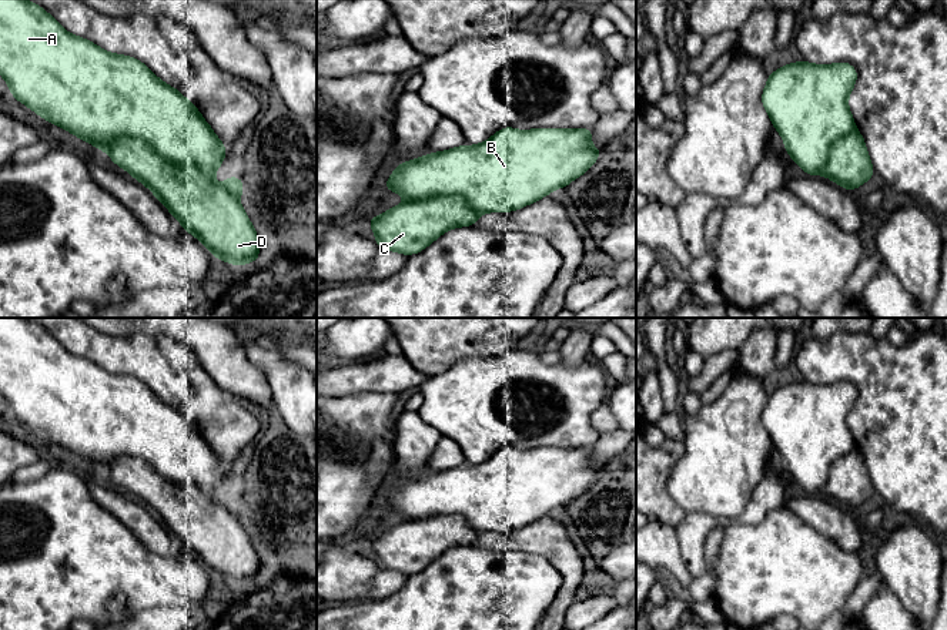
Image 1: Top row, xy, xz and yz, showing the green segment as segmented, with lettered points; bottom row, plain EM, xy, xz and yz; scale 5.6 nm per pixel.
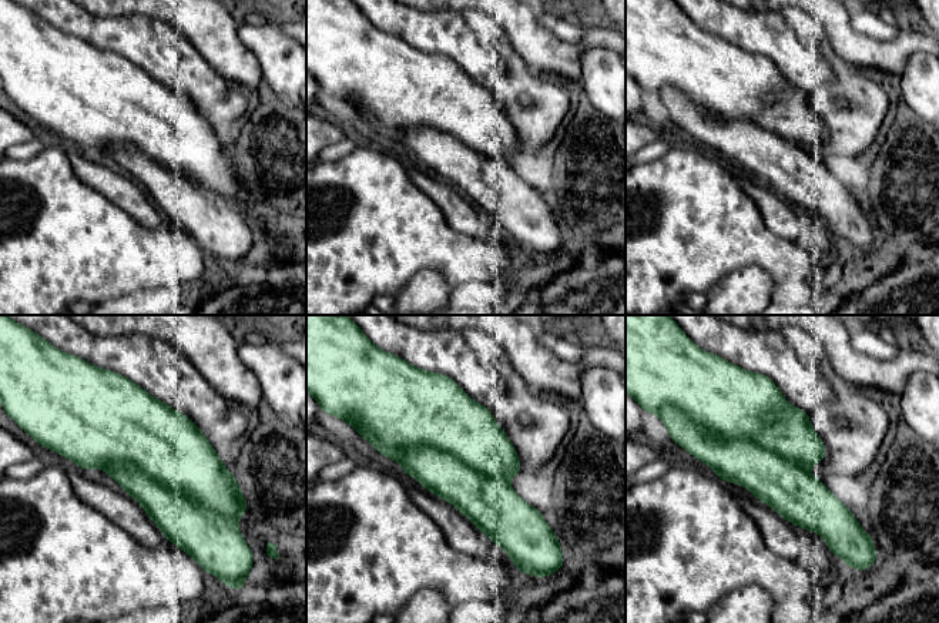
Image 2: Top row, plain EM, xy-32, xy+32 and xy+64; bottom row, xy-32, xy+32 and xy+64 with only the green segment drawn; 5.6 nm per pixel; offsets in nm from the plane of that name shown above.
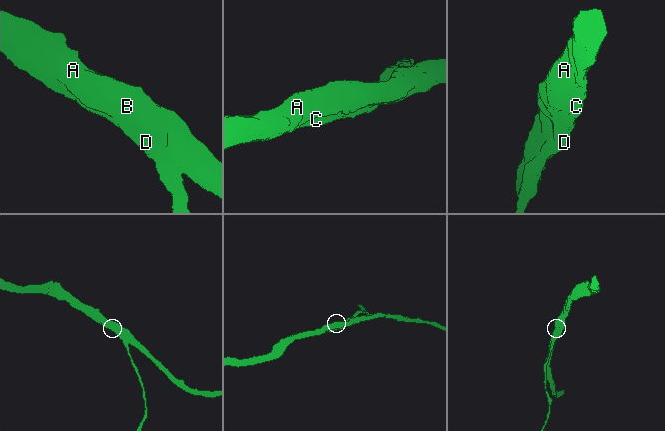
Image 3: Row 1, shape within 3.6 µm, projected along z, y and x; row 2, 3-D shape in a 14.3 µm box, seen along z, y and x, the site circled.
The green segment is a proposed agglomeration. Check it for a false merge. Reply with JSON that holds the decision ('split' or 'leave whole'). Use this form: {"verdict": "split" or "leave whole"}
{"verdict": "leave whole"}

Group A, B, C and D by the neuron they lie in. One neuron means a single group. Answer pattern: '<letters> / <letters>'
A B C D

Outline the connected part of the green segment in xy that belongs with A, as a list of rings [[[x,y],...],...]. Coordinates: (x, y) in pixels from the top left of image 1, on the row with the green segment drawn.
[[[0,0],[0,74],[9,86],[9,91],[17,101],[23,103],[46,121],[67,130],[83,141],[93,144],[96,151],[104,150],[116,165],[124,168],[133,175],[134,180],[144,184],[171,212],[171,215],[180,221],[183,229],[201,241],[217,259],[225,261],[231,265],[245,265],[258,261],[258,234],[254,229],[245,210],[238,201],[238,197],[245,194],[242,190],[242,177],[228,177],[221,185],[213,181],[213,175],[218,171],[221,162],[227,157],[227,147],[215,135],[214,130],[204,120],[197,107],[191,101],[188,101],[180,90],[160,80],[140,60],[130,56],[108,53],[87,38],[73,36],[71,33],[64,30],[61,24],[50,16],[48,11],[46,11],[36,3],[27,0]]]

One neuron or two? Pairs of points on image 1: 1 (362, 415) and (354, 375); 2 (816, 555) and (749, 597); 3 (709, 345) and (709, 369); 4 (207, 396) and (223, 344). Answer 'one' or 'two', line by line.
1: two
2: one
3: two
4: two

